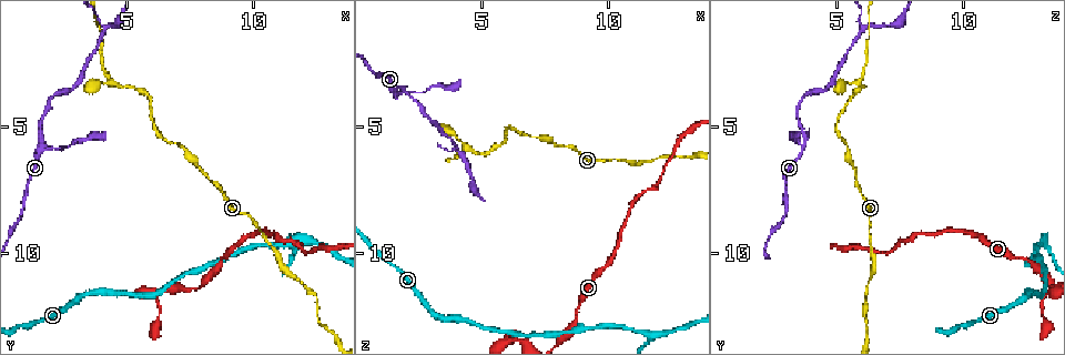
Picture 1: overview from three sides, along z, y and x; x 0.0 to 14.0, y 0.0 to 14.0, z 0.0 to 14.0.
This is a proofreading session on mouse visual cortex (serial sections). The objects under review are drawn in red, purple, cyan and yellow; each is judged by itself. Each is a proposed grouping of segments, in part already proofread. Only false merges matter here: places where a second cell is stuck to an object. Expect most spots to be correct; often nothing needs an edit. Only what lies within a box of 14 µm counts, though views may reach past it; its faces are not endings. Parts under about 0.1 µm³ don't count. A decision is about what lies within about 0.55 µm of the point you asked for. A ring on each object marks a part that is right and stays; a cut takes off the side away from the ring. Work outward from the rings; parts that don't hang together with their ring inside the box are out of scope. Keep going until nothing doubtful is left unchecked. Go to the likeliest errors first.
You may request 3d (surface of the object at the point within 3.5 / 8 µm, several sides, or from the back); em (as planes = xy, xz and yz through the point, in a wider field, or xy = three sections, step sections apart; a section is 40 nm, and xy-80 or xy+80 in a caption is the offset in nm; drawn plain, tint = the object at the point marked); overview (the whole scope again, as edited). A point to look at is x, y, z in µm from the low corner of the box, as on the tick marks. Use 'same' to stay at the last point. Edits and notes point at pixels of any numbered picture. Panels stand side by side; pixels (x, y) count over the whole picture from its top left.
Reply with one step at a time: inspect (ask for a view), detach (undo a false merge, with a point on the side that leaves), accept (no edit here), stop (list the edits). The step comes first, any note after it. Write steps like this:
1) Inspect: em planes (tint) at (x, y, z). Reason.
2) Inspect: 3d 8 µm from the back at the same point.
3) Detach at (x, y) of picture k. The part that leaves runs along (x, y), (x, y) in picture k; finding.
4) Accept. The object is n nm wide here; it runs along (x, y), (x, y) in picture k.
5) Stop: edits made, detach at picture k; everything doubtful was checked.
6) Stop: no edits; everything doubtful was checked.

Inspect: 3d 3.5 µm at (6.1, 11.6, 13.3). Sharp bend.

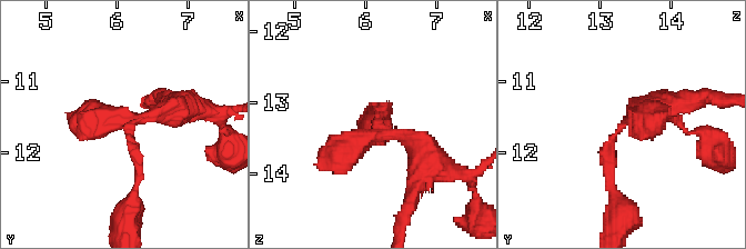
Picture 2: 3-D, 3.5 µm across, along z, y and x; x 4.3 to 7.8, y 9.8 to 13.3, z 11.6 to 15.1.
Inspect: em xy step 3 (tint) at (6.15, 11.65, 13.25). 3 arms meet here; the arms are 150, 400, 400 nm wide; need the tissue.

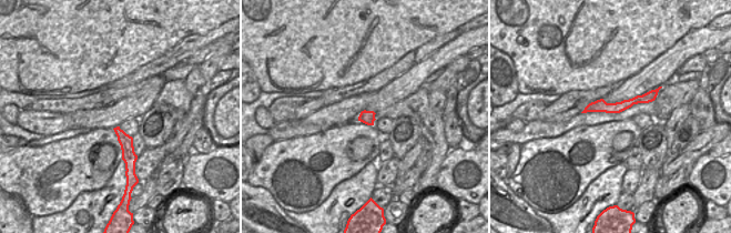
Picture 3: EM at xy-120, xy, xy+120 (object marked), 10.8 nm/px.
Accept. It runs along (653, 93), (620, 107), (588, 109) in picture 3; one cell here.

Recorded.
Inspect: 3d 3.5 µm from the back at (11.2, 9.6, 13.0). Three-way junction.

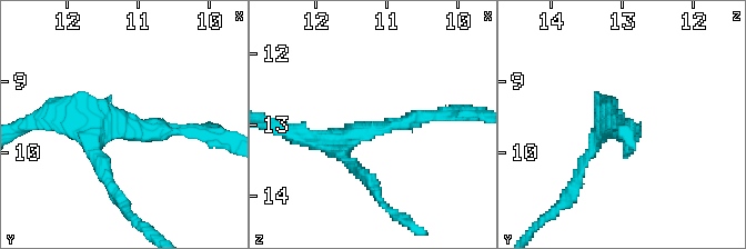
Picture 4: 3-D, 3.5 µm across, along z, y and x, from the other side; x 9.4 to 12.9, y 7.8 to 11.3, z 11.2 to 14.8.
Inspect: em xy step 3 (tint) at (11.30, 9.60, 13.10).

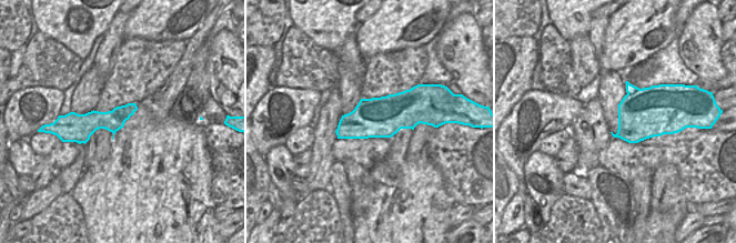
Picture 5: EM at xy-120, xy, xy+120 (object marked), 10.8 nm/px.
Accept. The arms are 150, 200, 300 nm wide; one cell here.

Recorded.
Inspect: 3d 3.5 µm at (4.2, 1.1, 5.9). A narrow waist.

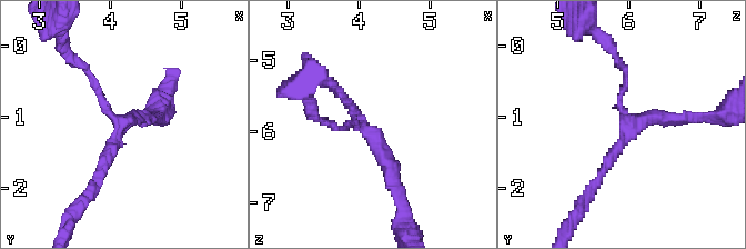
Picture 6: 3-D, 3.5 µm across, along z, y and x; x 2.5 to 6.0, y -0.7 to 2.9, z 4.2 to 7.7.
Inspect: em xy step 2 (tint) at (4.15, 1.15, 6.05). 3 arms meet here; the arms are 100, 150, 200 nm wide; shape alone is not enough.

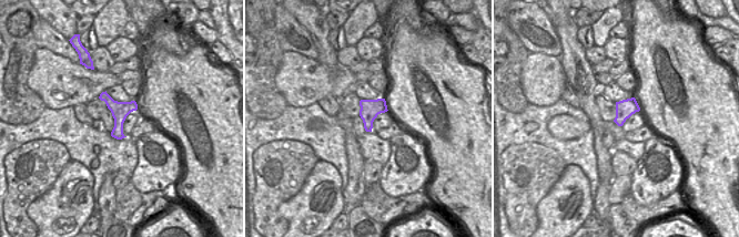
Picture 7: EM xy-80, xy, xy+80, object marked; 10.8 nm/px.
Accept. It runs along (595, 185), (633, 122), (693, 119) in picture 6; all the same cell.

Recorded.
Inspect: 3d 3.5 µm at (4.4, 3.3, 6.0). A fork.

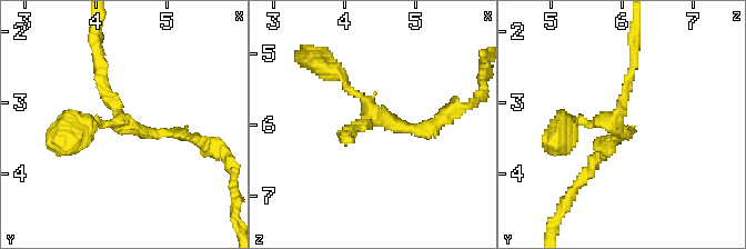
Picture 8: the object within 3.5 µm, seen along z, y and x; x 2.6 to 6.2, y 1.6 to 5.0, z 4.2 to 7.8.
Inspect: em xy step 2 (tint) at (4.45, 3.30, 5.90). Shape alone is not enough.

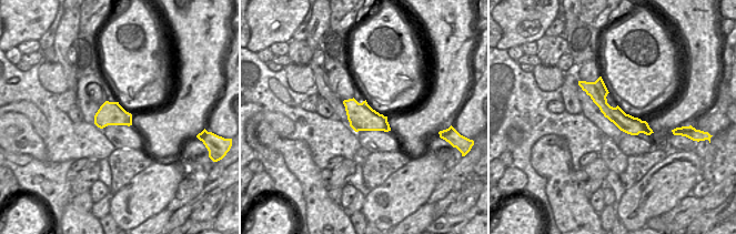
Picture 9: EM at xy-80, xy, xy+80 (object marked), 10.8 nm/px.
Accept. The object is 280 nm wide here; it runs along (582, 83), (613, 114), (648, 131) in picture 9; all the same cell.

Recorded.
Stop: no edits; everything doubtful was checked.

